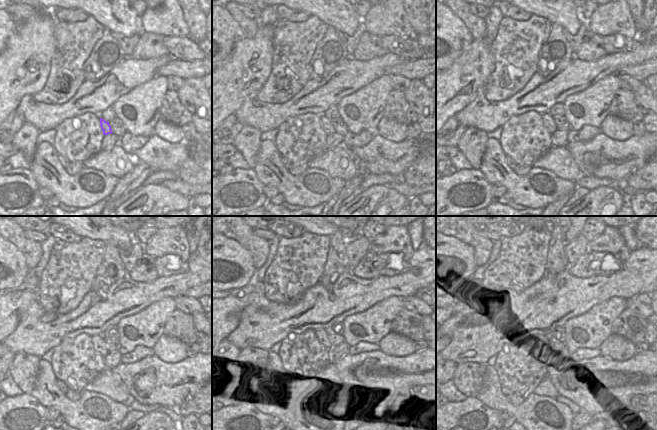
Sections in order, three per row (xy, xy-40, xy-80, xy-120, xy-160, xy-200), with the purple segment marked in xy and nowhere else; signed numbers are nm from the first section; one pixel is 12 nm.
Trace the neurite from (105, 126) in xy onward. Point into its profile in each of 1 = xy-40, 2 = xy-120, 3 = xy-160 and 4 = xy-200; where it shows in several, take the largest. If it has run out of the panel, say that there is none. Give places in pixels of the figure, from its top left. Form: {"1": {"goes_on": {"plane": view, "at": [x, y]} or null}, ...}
{"1": {"goes_on": {"plane": "xy-40", "at": [326, 124]}}, "2": {"goes_on": {"plane": "xy-120", "at": [99, 344]}}, "3": {"goes_on": {"plane": "xy-160", "at": [321, 335]}}, "4": {"goes_on": {"plane": "xy-200", "at": [540, 339]}}}

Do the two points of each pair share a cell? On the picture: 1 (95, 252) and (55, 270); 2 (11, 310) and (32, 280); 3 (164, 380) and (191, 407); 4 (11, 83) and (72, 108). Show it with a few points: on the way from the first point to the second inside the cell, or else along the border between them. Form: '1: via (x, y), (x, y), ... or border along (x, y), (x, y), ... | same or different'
1: via (85, 257), (71, 267), (65, 267) | same
2: via (15, 303), (29, 287) | same
3: border along (201, 387), (194, 393), (188, 394), (176, 409) | different
4: border along (33, 95), (25, 95), (15, 110) | different

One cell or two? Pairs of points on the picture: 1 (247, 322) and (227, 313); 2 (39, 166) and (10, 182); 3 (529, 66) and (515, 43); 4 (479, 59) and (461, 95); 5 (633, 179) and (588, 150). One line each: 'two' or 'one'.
1: two
2: two
3: one
4: one
5: two

